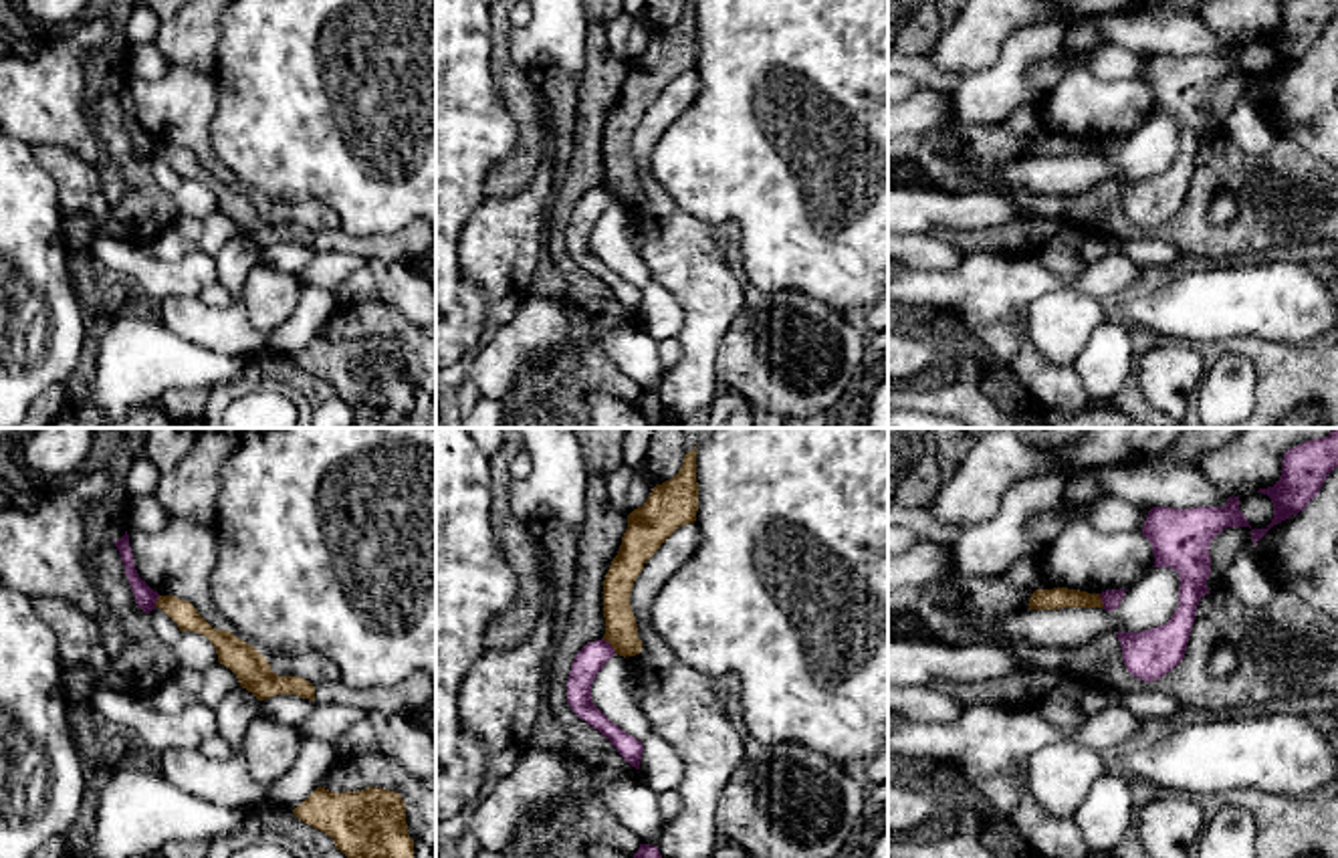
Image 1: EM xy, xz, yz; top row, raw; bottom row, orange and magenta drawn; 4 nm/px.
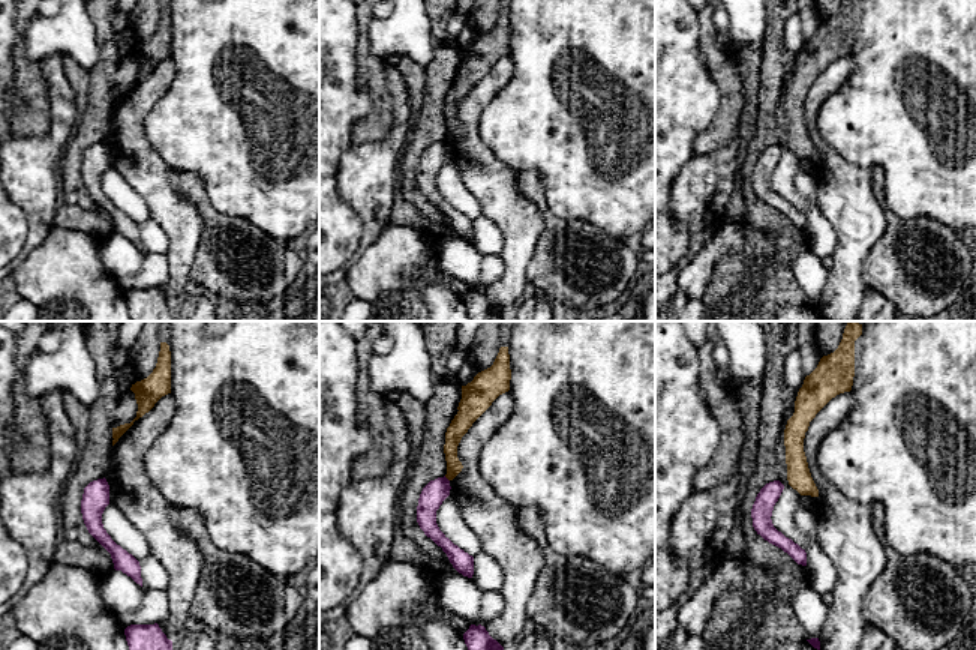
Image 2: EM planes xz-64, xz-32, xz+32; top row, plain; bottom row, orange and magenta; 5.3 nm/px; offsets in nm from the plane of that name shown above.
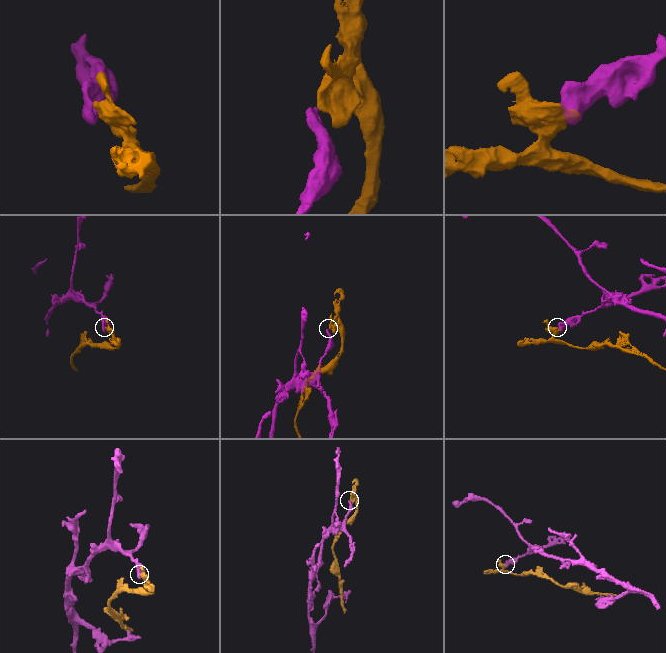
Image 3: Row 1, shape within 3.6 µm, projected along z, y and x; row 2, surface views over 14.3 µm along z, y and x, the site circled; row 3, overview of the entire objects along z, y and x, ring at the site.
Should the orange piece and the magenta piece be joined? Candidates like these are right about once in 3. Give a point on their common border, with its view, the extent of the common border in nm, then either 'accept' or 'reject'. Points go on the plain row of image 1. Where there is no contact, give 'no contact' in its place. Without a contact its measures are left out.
meets orange in xz at (610, 190); contact 90 nm long; reject

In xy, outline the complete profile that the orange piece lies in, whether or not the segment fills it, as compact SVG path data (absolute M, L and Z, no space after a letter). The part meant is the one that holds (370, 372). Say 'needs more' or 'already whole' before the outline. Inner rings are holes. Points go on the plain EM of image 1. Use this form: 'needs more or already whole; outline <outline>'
already whole; outline M319 333L293 361L331 384L353 410L367 406L400 420L414 408L406 351L398 339L367 335L335 341Z

